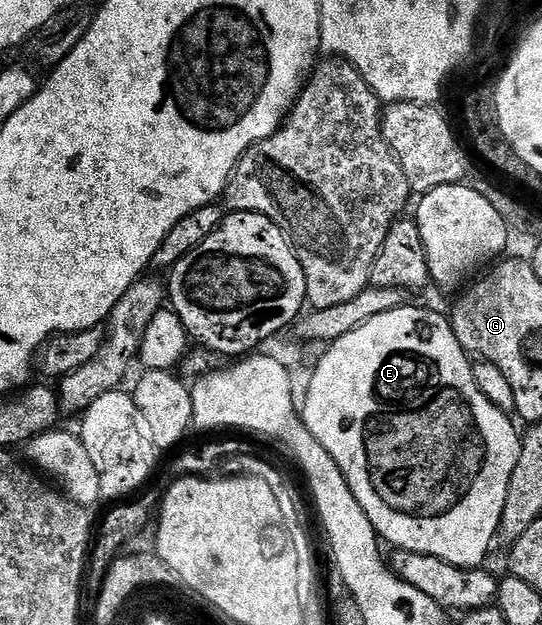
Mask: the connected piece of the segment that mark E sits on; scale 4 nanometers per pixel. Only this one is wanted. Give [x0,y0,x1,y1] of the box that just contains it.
[300,306,523,568]

